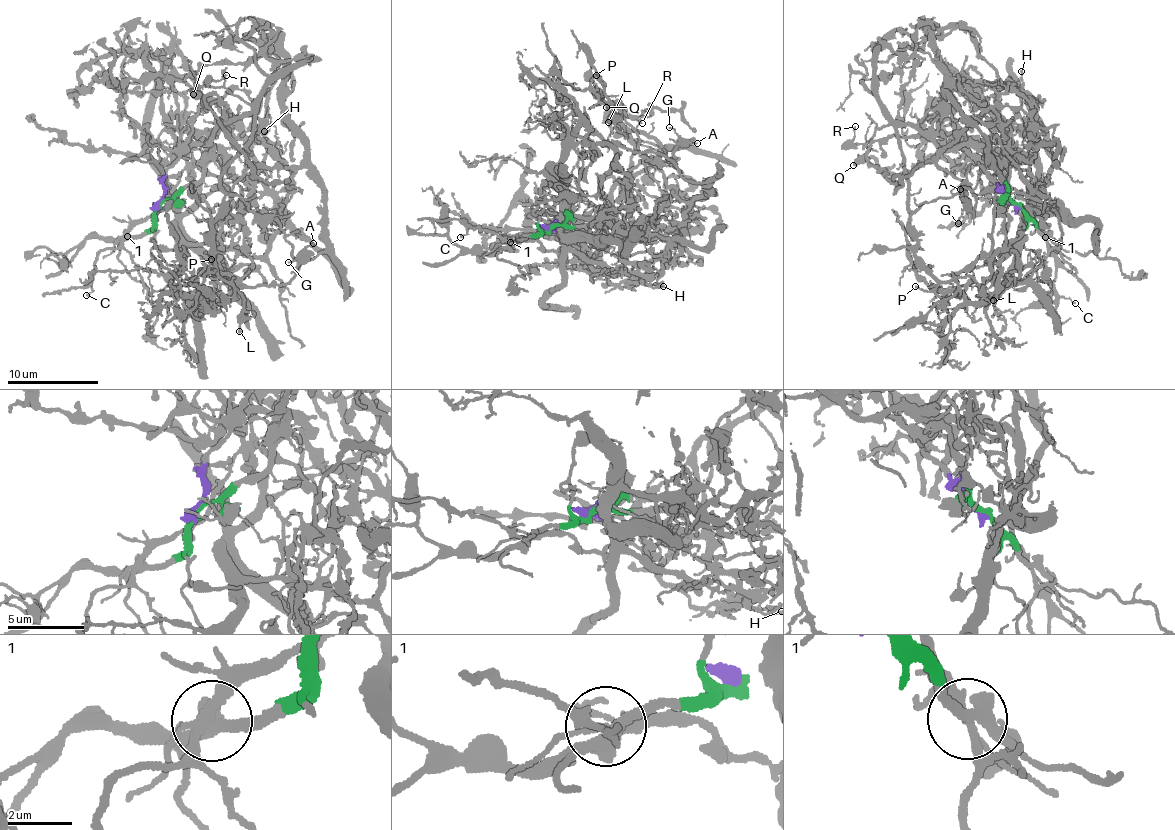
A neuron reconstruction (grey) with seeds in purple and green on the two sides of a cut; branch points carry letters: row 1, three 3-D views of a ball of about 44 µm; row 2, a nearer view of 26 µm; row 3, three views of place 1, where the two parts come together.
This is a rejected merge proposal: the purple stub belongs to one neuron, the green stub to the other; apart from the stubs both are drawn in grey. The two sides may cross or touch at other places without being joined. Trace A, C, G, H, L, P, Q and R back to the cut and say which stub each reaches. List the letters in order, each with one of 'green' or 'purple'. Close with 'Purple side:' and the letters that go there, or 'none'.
A: green
C: purple
G: green
H: purple
L: green
P: green
Q: green
R: green
Purple side: C, H

